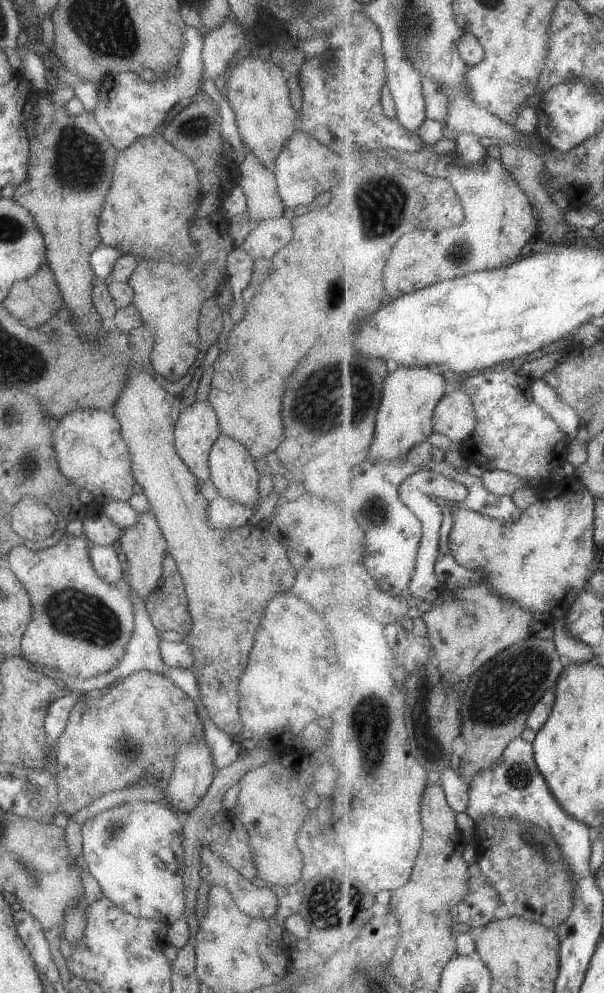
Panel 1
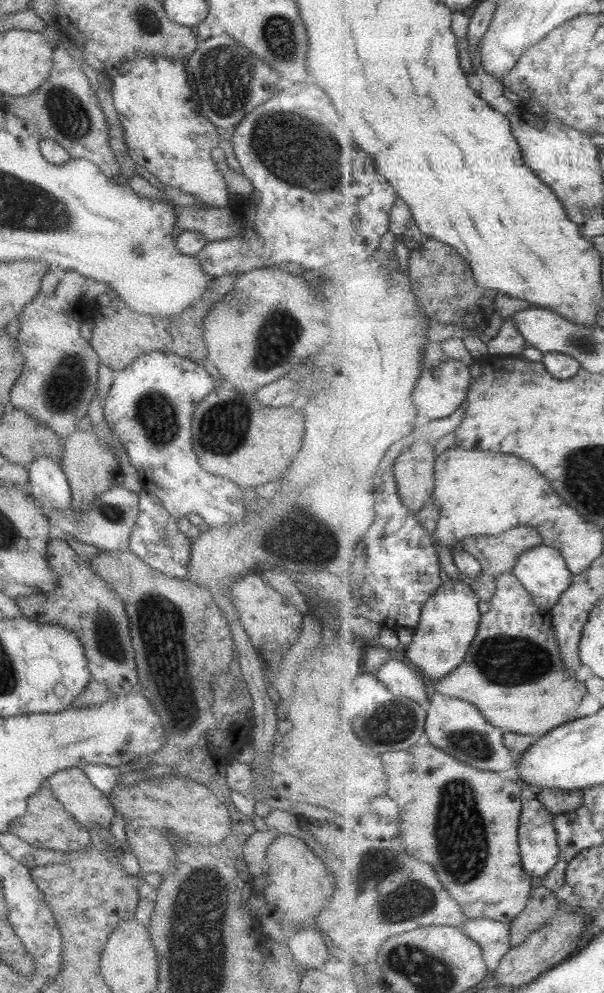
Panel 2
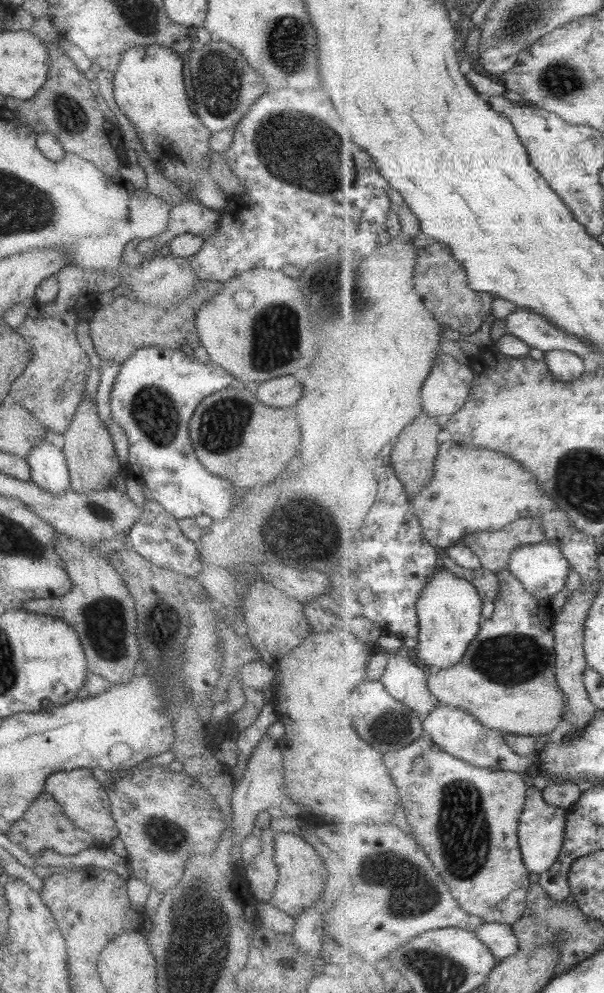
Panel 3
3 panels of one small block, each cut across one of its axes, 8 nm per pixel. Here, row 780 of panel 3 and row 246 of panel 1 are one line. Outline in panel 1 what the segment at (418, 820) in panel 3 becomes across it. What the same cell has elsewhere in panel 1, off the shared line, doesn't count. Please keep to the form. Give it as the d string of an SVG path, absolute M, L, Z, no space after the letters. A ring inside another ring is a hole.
M488 156L483 161L470 165L464 164L460 167L457 163L449 164L446 158L435 157L426 173L433 178L447 179L453 184L464 204L465 222L443 230L413 230L397 242L385 268L385 282L383 283L386 292L393 299L476 271L499 269L505 260L512 261L520 256L521 250L536 238L536 232L540 225L537 224L538 211L533 207L529 196L500 159L495 160L495 158Z

